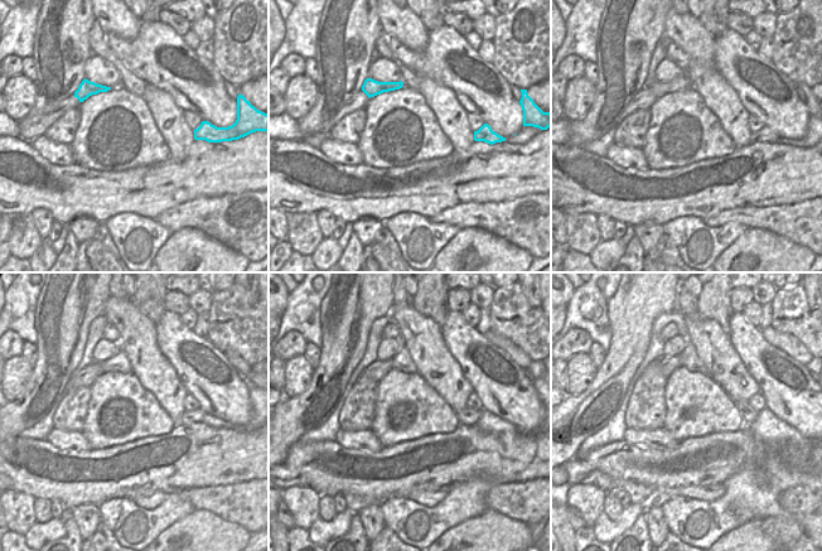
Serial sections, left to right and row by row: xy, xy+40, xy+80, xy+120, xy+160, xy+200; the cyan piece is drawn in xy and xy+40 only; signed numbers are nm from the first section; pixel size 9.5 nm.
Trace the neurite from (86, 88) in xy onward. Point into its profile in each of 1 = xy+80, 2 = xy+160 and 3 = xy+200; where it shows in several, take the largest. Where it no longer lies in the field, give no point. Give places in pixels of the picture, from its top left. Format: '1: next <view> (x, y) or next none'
1: next xy+80 (659, 88)
2: next xy+160 (402, 361)
3: next xy+200 (688, 358)

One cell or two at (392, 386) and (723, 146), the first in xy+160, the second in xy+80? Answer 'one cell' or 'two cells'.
one cell

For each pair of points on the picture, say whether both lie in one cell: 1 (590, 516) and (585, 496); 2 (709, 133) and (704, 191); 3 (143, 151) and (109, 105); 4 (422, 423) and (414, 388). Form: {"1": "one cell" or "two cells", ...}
{"1": "one cell", "2": "two cells", "3": "one cell", "4": "one cell"}

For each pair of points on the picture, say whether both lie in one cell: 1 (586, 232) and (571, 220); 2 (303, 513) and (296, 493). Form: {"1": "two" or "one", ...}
{"1": "one", "2": "one"}

